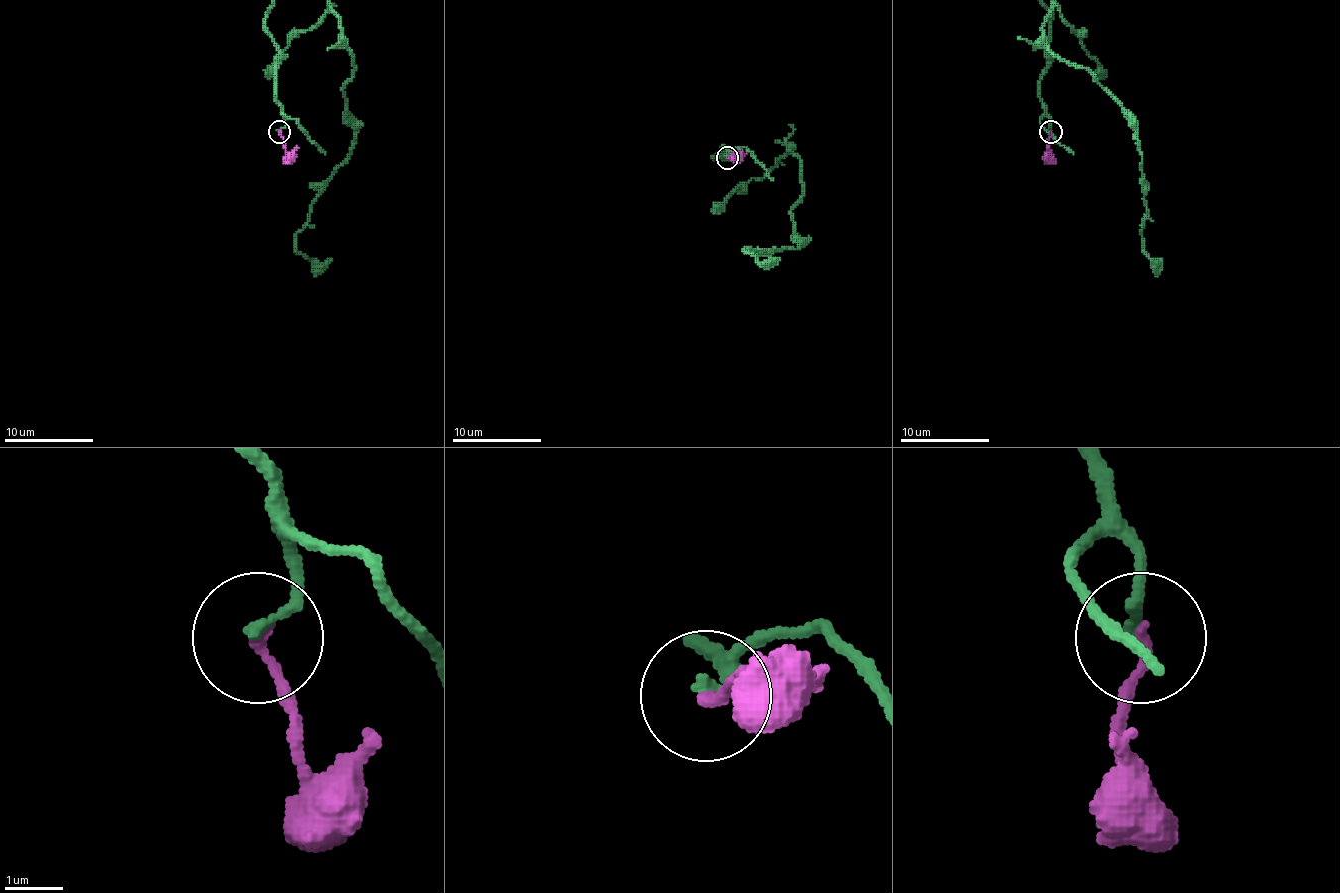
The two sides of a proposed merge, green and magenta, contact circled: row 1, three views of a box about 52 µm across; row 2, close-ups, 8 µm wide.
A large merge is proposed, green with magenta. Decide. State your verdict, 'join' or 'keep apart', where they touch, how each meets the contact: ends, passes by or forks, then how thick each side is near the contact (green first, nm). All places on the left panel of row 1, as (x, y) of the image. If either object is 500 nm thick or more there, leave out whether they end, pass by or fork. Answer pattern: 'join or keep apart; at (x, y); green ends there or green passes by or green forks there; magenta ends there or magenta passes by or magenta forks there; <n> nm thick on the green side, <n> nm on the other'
keep apart; at (279, 132); green ends there; magenta ends there; 220 nm thick on the green side, 180 nm on the other

